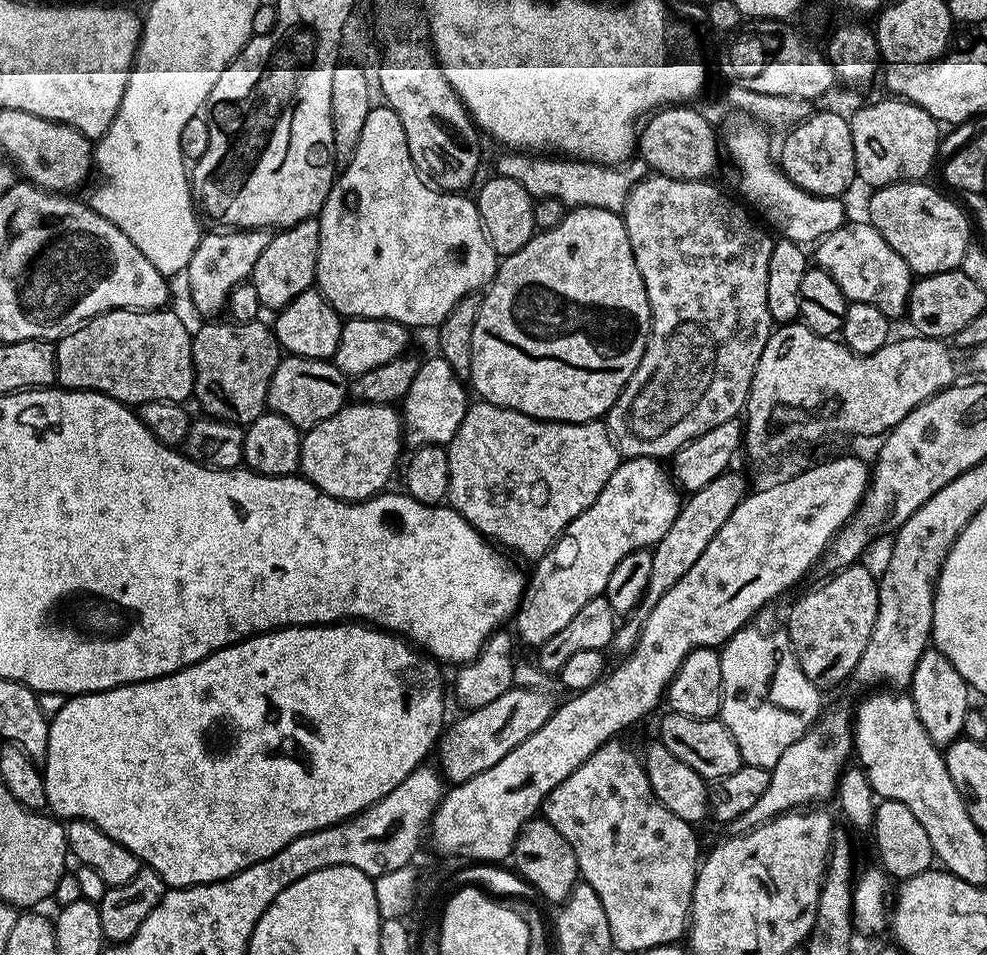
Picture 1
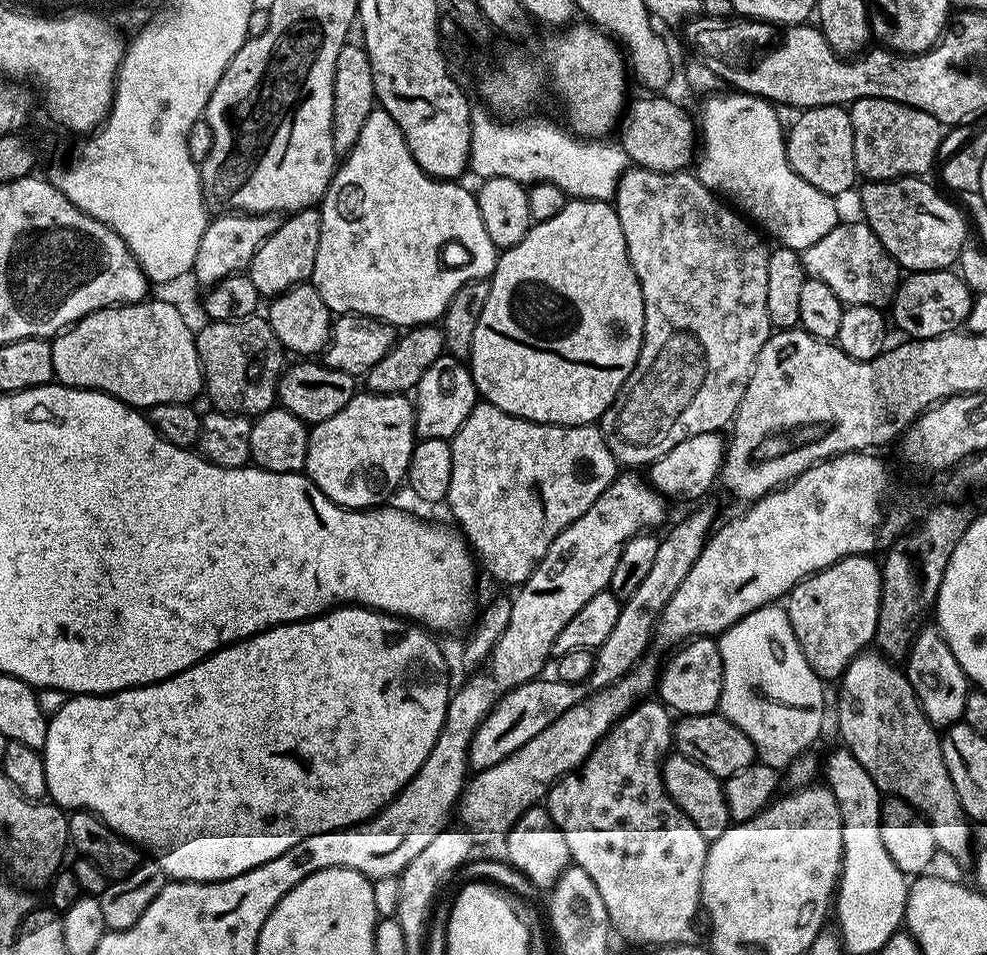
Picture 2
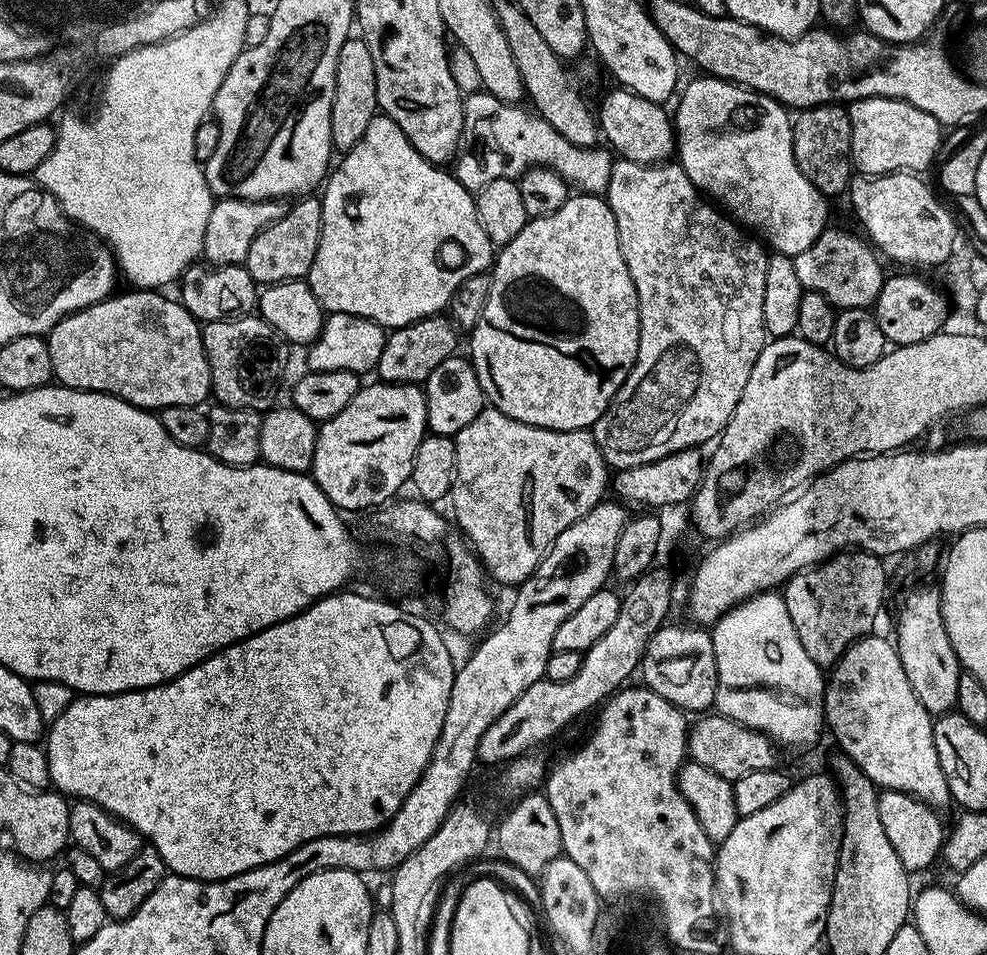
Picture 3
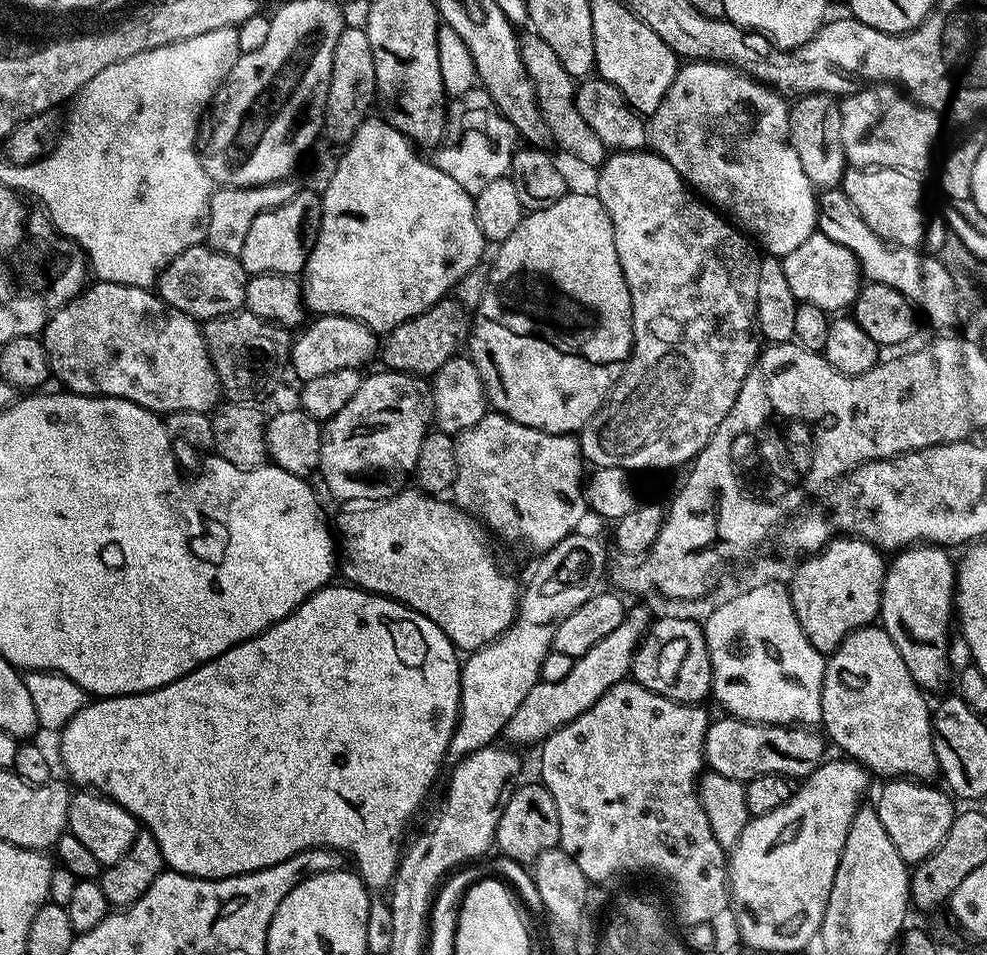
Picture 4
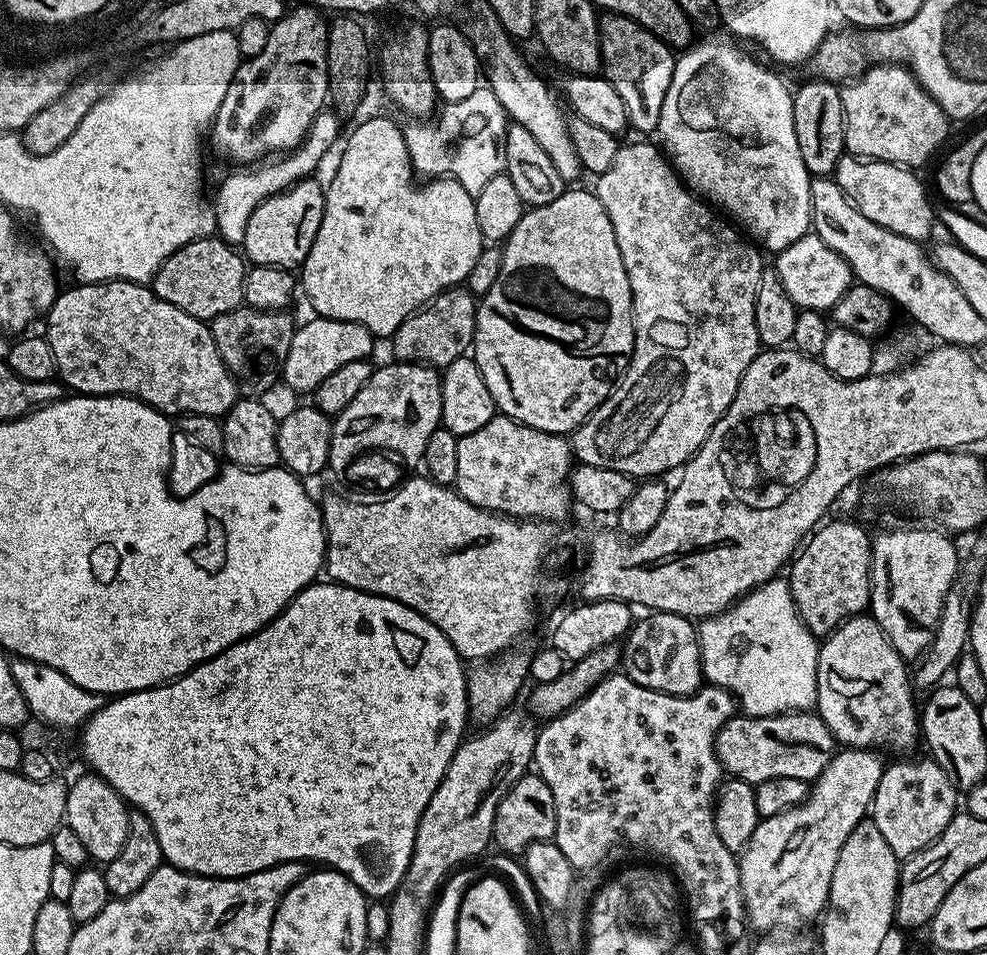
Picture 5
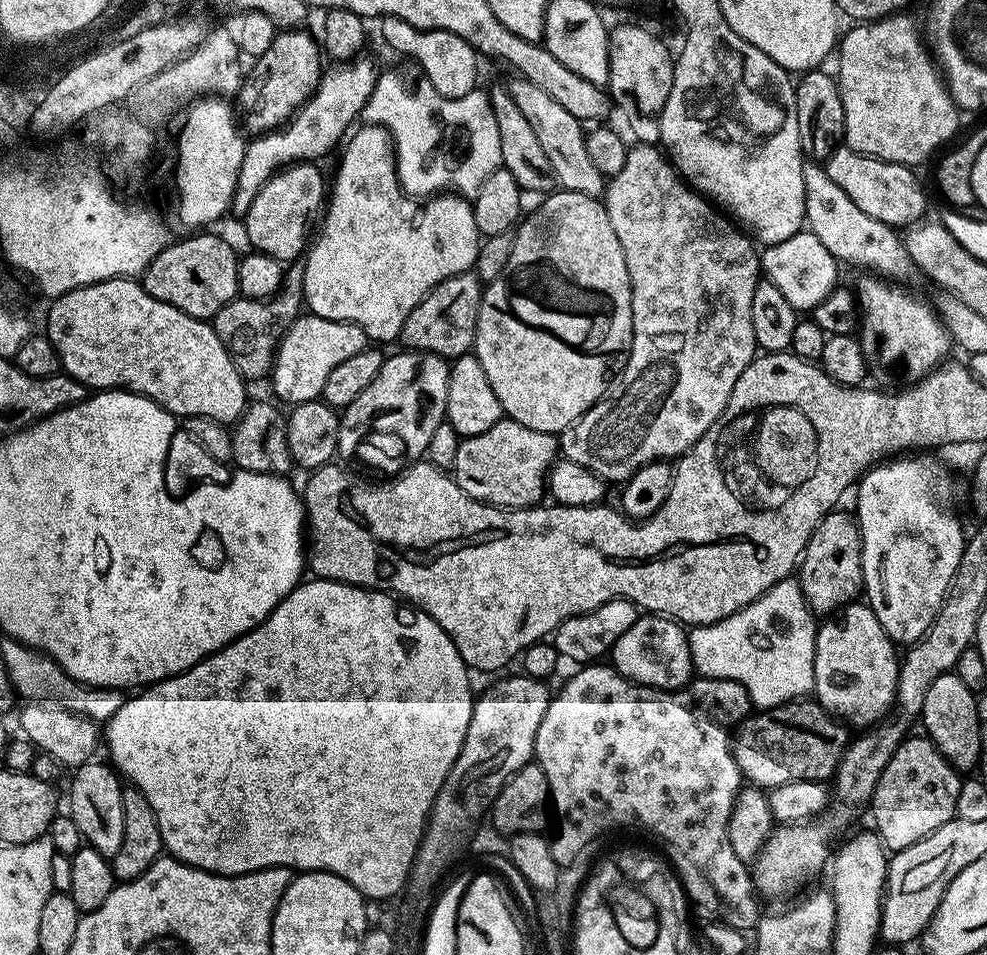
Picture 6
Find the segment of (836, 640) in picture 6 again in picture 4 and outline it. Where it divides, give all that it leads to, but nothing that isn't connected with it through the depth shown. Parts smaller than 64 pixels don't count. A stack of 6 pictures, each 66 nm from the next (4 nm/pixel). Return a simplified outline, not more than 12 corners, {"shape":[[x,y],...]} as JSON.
{"shape":[[884,627],[827,657],[822,728],[873,777],[935,777],[930,704]]}

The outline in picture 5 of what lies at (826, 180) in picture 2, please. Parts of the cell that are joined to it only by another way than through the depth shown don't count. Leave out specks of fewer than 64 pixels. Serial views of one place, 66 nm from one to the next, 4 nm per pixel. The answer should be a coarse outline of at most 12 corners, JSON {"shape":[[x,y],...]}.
{"shape":[[808,78],[793,95],[806,170],[833,175],[845,155],[833,81]]}

